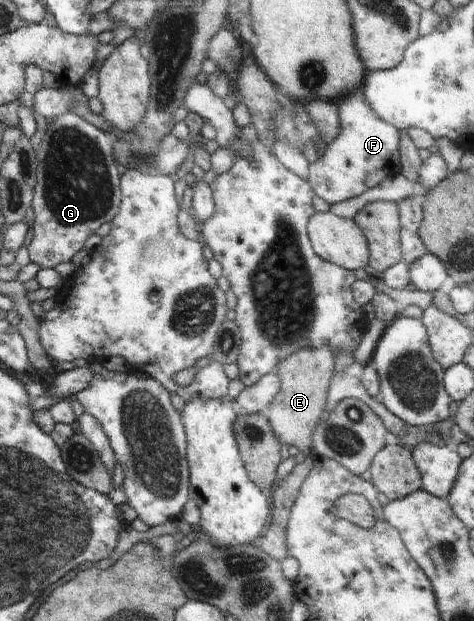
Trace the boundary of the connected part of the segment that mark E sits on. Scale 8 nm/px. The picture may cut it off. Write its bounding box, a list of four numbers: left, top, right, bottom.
[265,346,335,455]

